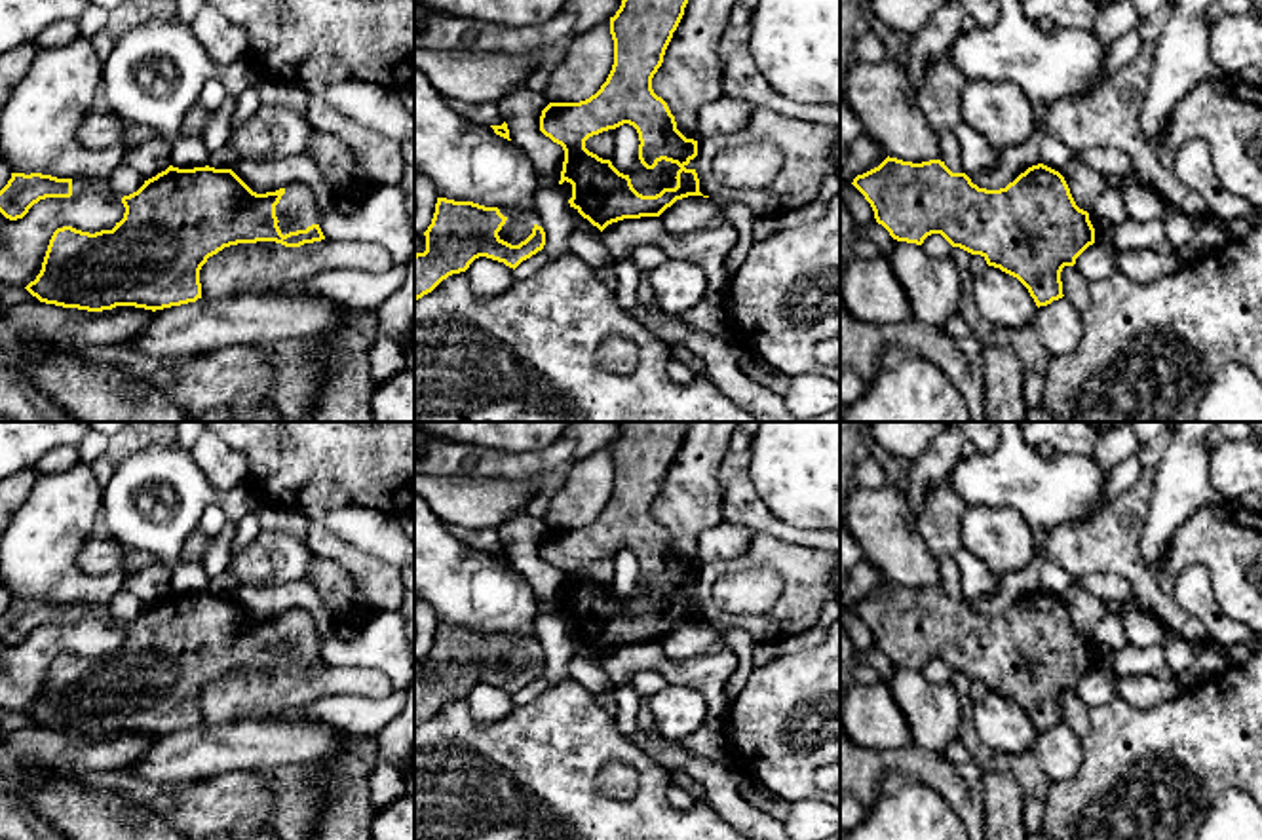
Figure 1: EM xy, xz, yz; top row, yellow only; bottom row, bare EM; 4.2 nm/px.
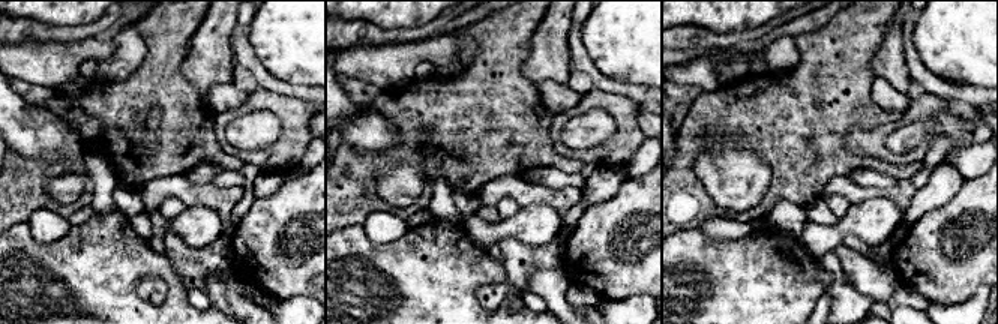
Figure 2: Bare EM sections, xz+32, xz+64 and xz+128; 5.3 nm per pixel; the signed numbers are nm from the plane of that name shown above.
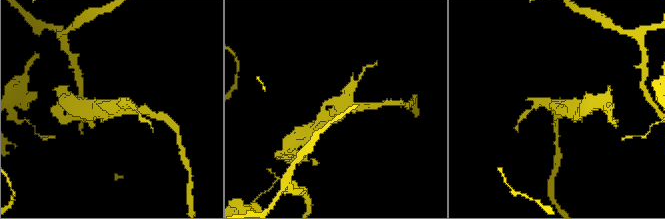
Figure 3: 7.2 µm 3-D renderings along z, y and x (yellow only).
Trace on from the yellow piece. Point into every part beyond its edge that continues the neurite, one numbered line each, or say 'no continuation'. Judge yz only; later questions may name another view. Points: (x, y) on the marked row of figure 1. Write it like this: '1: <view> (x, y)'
no continuation

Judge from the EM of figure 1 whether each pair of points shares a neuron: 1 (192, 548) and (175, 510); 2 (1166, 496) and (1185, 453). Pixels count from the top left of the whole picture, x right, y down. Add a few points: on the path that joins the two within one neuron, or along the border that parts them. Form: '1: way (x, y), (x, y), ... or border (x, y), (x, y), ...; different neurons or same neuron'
1: border (198, 527), (189, 536), (177, 561); different neurons
2: way (1177, 485), (1183, 479), (1185, 464); same neuron

